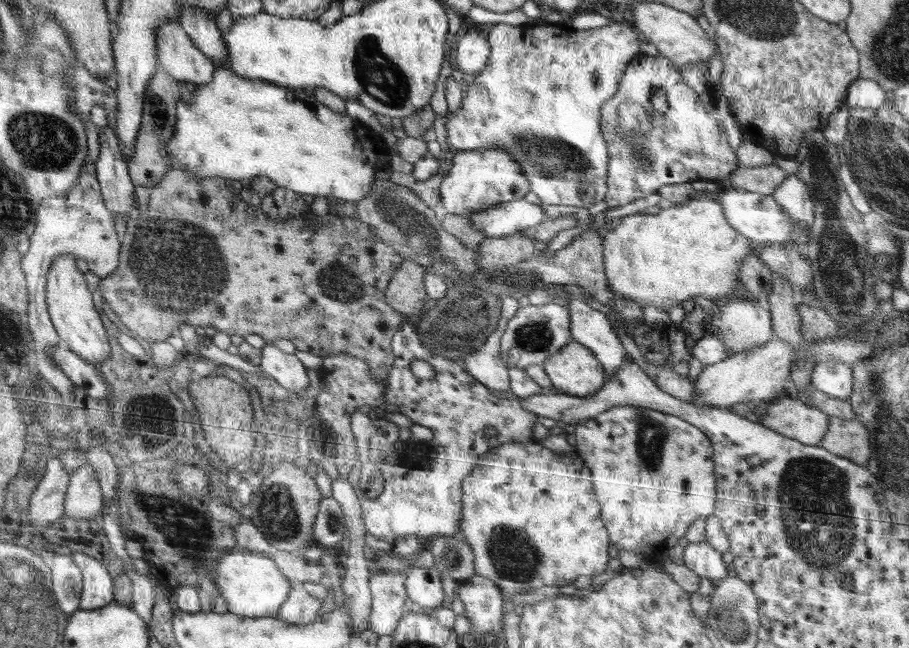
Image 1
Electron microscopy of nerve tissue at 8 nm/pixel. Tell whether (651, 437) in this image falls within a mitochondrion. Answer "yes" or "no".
yes

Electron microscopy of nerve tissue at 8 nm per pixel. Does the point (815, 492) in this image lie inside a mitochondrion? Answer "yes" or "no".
yes

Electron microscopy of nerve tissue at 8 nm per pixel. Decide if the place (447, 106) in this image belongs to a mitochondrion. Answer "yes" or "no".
no

